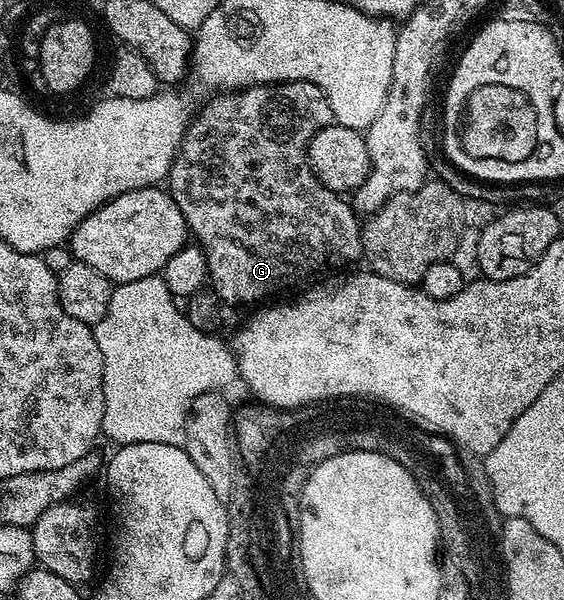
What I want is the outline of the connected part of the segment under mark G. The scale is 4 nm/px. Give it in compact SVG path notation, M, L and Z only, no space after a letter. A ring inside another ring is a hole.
M277 81L274 85L250 85L247 89L222 91L211 97L214 98L199 113L197 110L196 116L186 129L184 139L170 168L168 192L173 197L176 207L180 207L184 215L189 236L206 257L208 281L222 305L254 307L277 298L274 296L284 292L285 289L294 289L297 285L305 286L313 282L317 278L314 277L317 273L329 274L331 271L342 271L350 267L345 265L352 264L356 259L359 260L362 257L362 226L359 214L343 194L332 192L328 187L324 187L324 183L320 183L320 179L316 179L306 158L306 148L310 146L310 140L316 135L316 131L328 127L334 121L334 112L324 91L320 91L316 83L307 81Z

